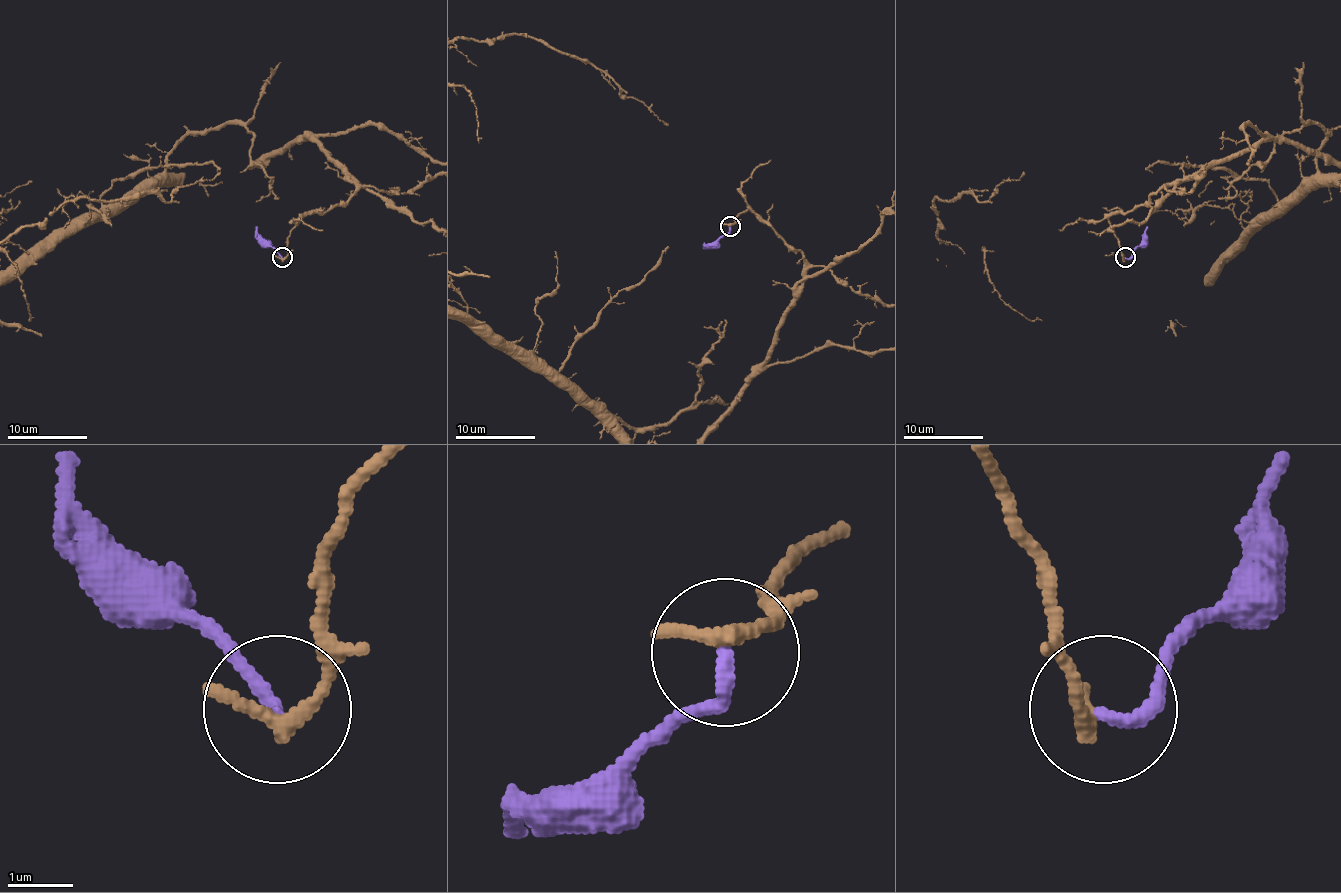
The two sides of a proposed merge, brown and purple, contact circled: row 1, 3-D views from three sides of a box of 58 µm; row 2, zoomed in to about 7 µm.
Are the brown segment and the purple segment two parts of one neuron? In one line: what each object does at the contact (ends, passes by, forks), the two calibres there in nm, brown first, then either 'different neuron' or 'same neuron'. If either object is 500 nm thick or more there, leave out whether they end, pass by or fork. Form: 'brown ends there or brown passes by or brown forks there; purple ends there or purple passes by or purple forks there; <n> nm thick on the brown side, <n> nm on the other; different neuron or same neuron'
brown ends there; purple ends there; 300 nm thick on the brown side, 200 nm on the other; different neuron

